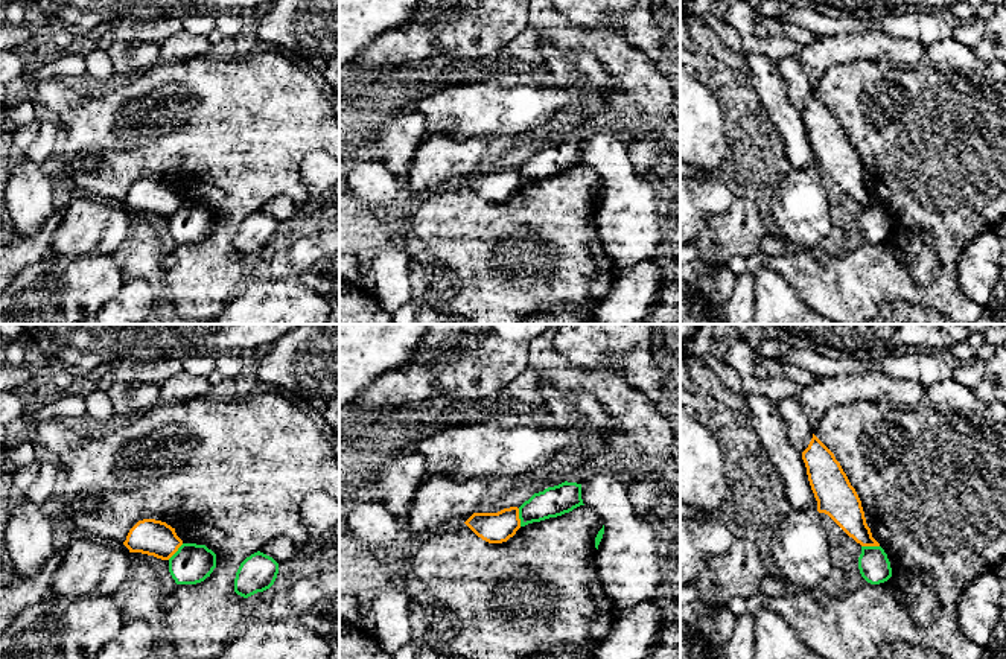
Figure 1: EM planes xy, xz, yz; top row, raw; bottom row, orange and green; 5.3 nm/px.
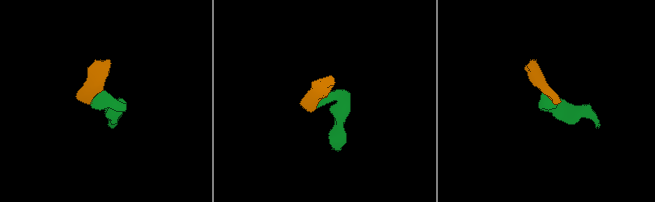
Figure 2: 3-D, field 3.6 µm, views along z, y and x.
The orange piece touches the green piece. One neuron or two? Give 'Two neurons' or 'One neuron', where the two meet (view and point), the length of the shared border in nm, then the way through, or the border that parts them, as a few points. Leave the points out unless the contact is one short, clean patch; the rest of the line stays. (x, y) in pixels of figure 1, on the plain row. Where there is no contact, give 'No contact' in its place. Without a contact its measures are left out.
One neuron. Touches orange at xz (518, 177). Shared border 100 nm. Path across: xz (498, 186), (518, 177), (554, 160)

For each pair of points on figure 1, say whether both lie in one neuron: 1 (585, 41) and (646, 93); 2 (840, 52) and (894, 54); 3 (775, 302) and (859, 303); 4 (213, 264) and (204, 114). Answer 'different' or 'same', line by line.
1: same
2: same
3: different
4: same

